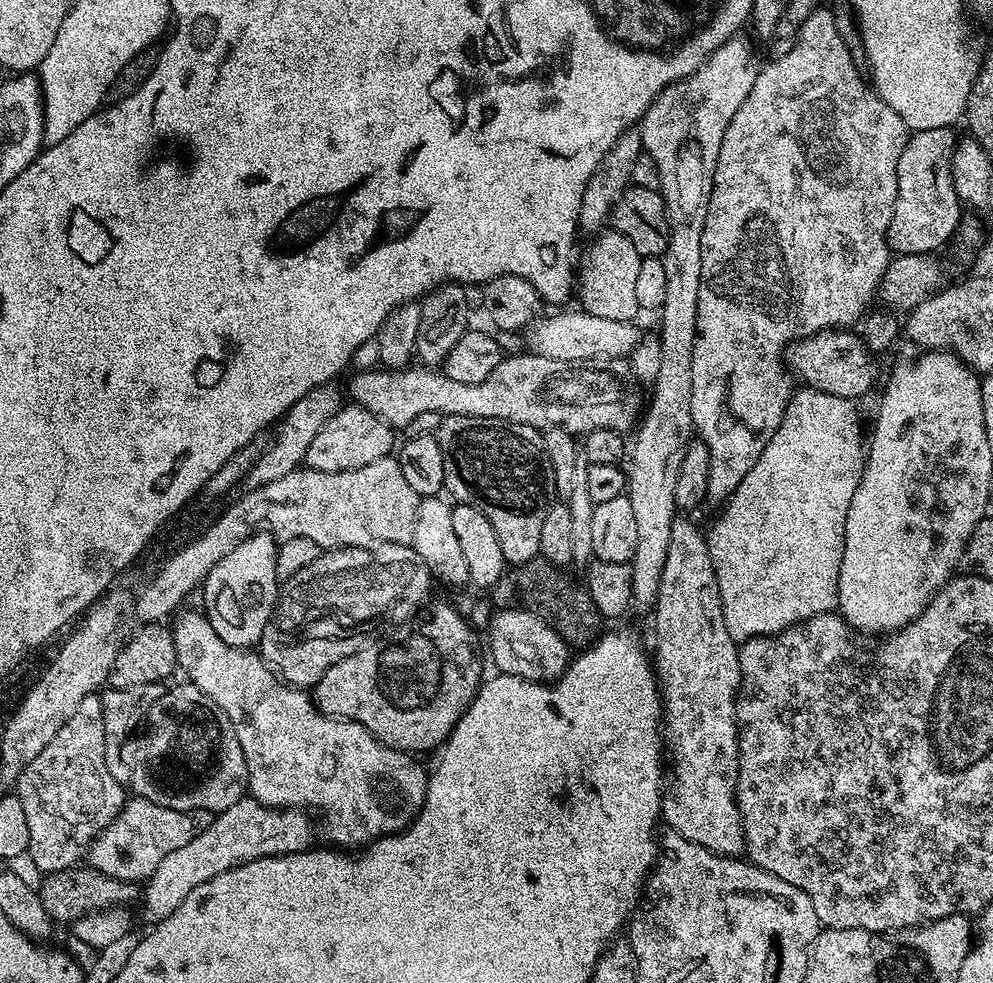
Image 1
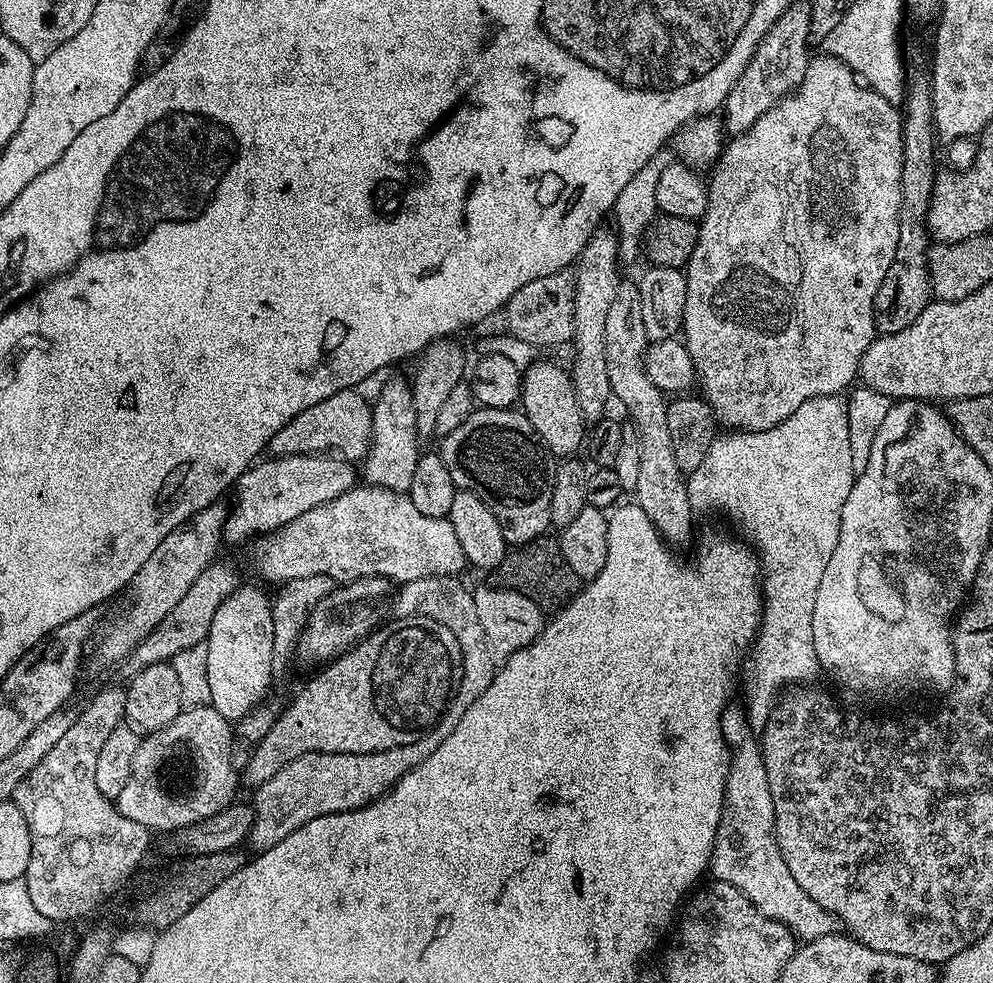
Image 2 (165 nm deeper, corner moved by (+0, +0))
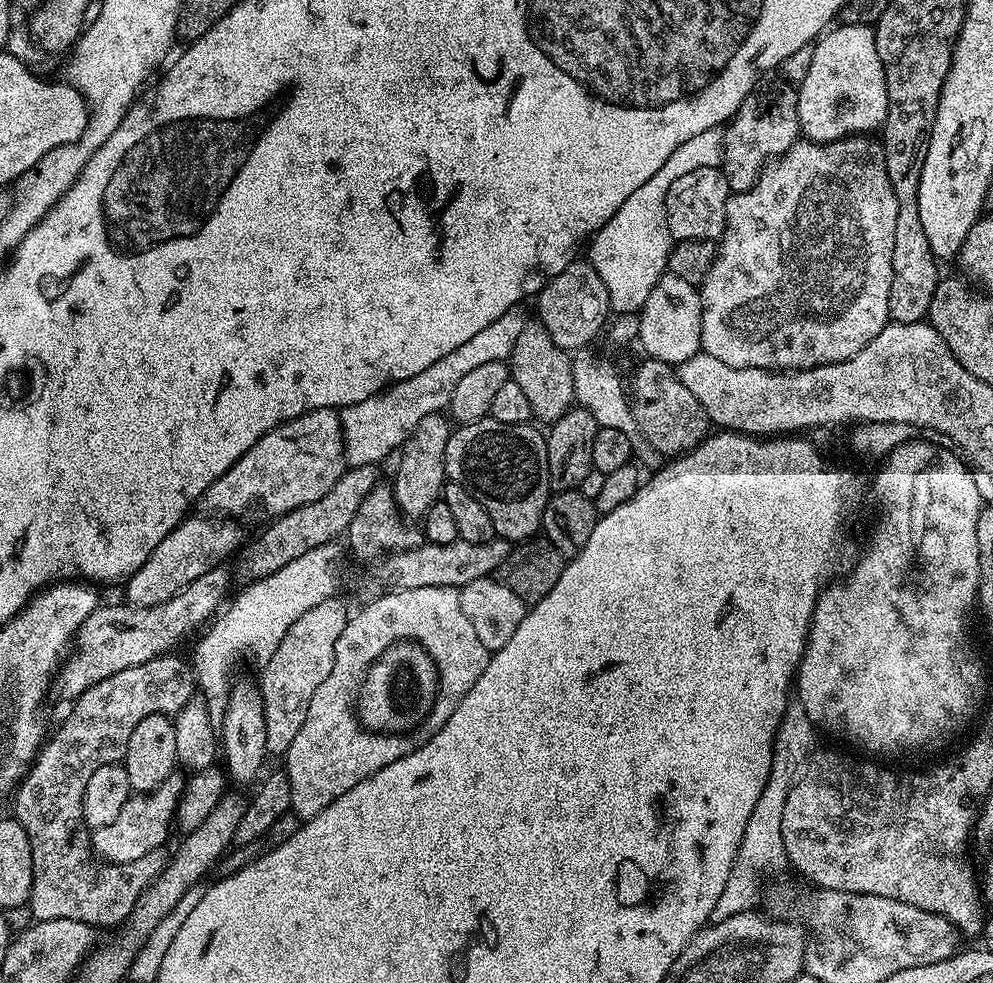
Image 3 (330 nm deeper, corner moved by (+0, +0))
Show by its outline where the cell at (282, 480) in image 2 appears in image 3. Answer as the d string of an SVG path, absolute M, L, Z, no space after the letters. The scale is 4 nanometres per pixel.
M208 514L196 515L189 515L177 528L170 530L170 534L166 534L166 538L162 538L162 542L154 546L154 554L150 554L150 558L146 558L142 566L138 566L136 573L128 577L127 603L138 608L149 608L166 602L175 592L190 586L194 578L202 578L202 574L221 567L225 563L224 559L236 547L239 549L245 543L244 532L236 525L235 519L213 518Z

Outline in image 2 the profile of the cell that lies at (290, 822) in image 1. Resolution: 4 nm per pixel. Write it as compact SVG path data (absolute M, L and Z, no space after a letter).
M431 576L418 578L409 584L399 585L400 593L396 596L392 608L397 617L428 616L434 622L446 626L460 647L462 671L455 681L452 694L448 697L448 705L439 720L421 734L417 740L403 744L390 750L371 752L370 754L350 754L349 752L311 752L302 754L302 758L294 758L274 778L262 782L255 789L254 826L250 830L247 843L252 844L252 852L268 854L288 840L299 828L307 829L314 818L322 818L326 814L349 812L355 808L366 806L371 800L377 800L418 762L430 758L454 734L454 726L460 725L467 717L470 706L478 702L486 694L490 682L498 671L497 661L492 659L492 651L486 642L486 633L482 631L482 622L478 622L478 610L474 610L472 592L460 585L455 576Z

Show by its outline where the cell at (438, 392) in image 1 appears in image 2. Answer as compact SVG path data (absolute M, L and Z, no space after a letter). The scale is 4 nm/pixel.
M347 388L322 398L310 410L302 410L298 418L290 418L274 438L270 438L267 451L273 457L315 456L335 454L349 462L363 461L368 455L368 443L372 437L372 410L369 401L359 391Z

